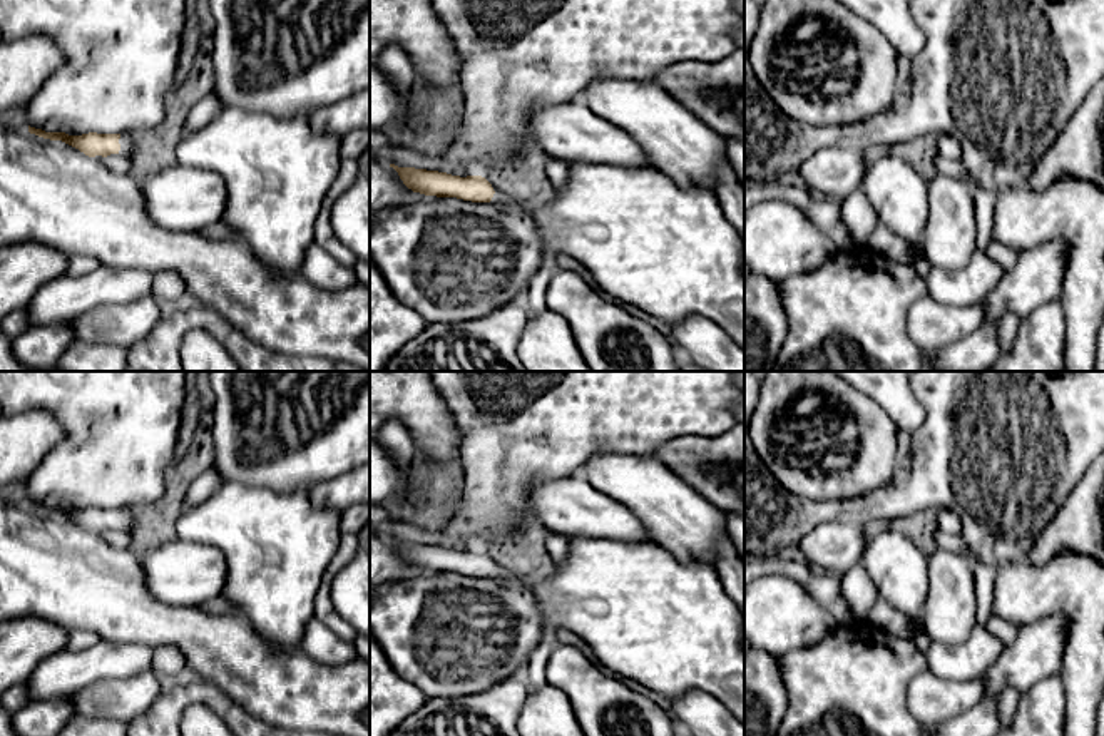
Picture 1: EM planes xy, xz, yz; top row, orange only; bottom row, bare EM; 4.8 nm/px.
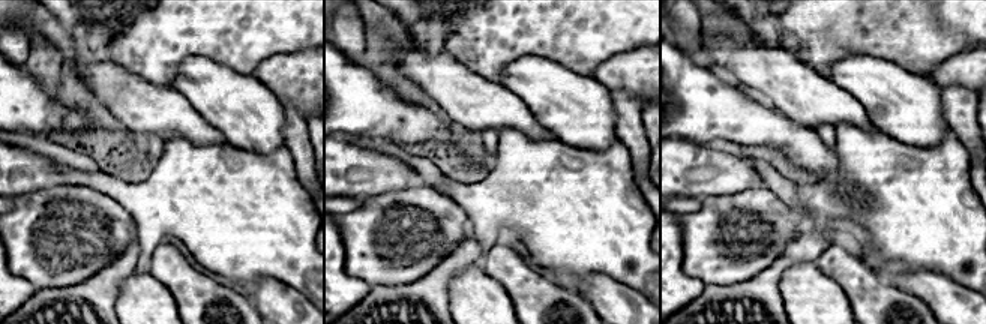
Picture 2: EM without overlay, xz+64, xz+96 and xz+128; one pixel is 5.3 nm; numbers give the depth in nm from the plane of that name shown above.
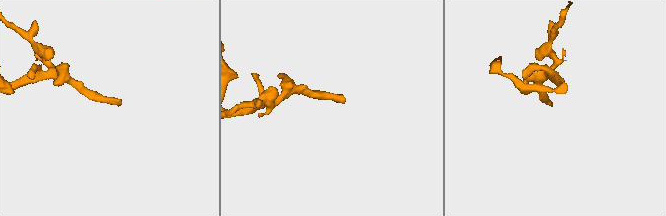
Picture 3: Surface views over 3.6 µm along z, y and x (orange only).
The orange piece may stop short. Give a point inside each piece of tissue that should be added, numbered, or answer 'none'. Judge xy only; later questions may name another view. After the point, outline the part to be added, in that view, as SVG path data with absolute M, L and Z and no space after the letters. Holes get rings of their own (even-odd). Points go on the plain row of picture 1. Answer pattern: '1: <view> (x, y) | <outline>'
1: xy (127, 524) | M120 509L119 514L120 525L115 530L130 534L135 527L134 517L129 509Z

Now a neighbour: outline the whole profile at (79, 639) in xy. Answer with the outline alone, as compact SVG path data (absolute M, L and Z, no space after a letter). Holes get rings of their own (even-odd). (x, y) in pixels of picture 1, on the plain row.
M75 629L69 632L67 649L84 651L95 646L100 641L100 636L92 631Z

